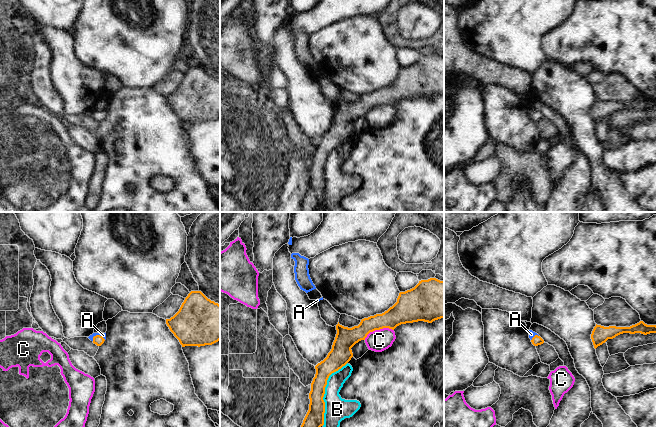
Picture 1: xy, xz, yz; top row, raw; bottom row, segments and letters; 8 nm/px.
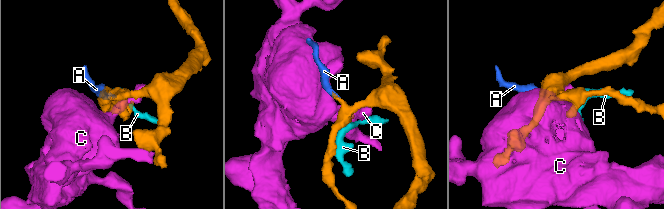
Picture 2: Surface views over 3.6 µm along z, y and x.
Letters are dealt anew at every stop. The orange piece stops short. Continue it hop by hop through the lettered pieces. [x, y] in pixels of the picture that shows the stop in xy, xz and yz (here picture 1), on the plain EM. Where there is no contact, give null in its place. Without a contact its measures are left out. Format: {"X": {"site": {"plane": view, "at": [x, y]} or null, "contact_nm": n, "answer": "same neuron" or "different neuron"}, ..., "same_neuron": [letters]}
{"A": {"site": {"plane": "xy", "at": [99, 111]}, "contact_nm": 110, "answer": "same neuron"}, "B": {"site": {"plane": "xz", "at": [324, 168]}, "contact_nm": 550, "answer": "different neuron"}, "C": {"site": {"plane": "xz", "at": [378, 105]}, "contact_nm": 260, "answer": "different neuron"}, "same_neuron": ["A"]}

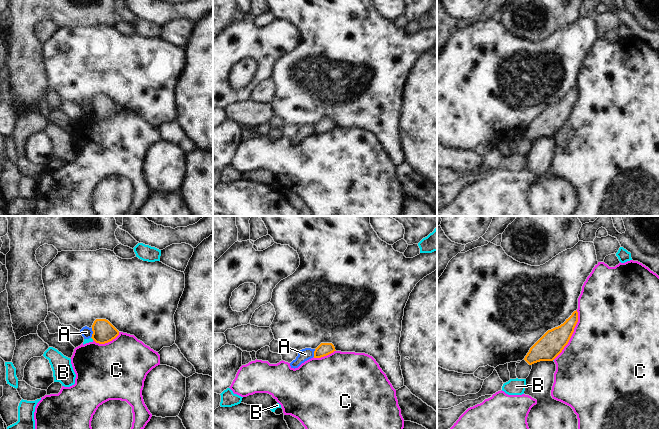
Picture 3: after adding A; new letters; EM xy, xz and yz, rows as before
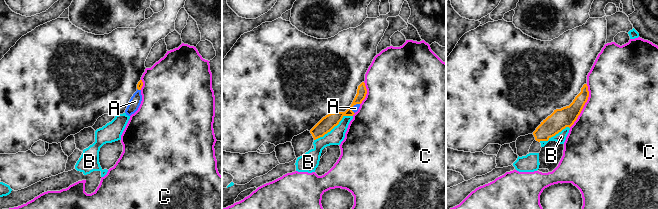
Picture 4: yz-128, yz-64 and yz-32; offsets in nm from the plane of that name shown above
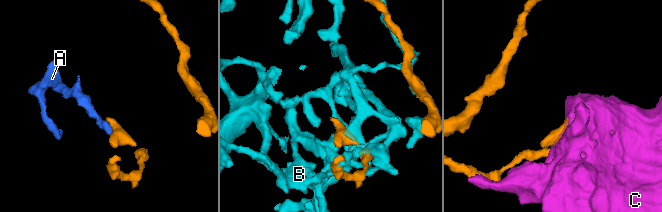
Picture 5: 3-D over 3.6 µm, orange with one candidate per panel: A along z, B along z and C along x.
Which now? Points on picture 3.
{"A": {"site": {"plane": "xy", "at": [93, 109]}, "contact_nm": 80, "answer": "different neuron"}, "B": {"site": {"plane": "xy", "at": [92, 114]}, "contact_nm": 30, "answer": "different neuron"}, "C": {"site": {"plane": "yz", "at": [571, 111]}, "contact_nm": 440, "answer": "different neuron"}, "same_neuron": []}

